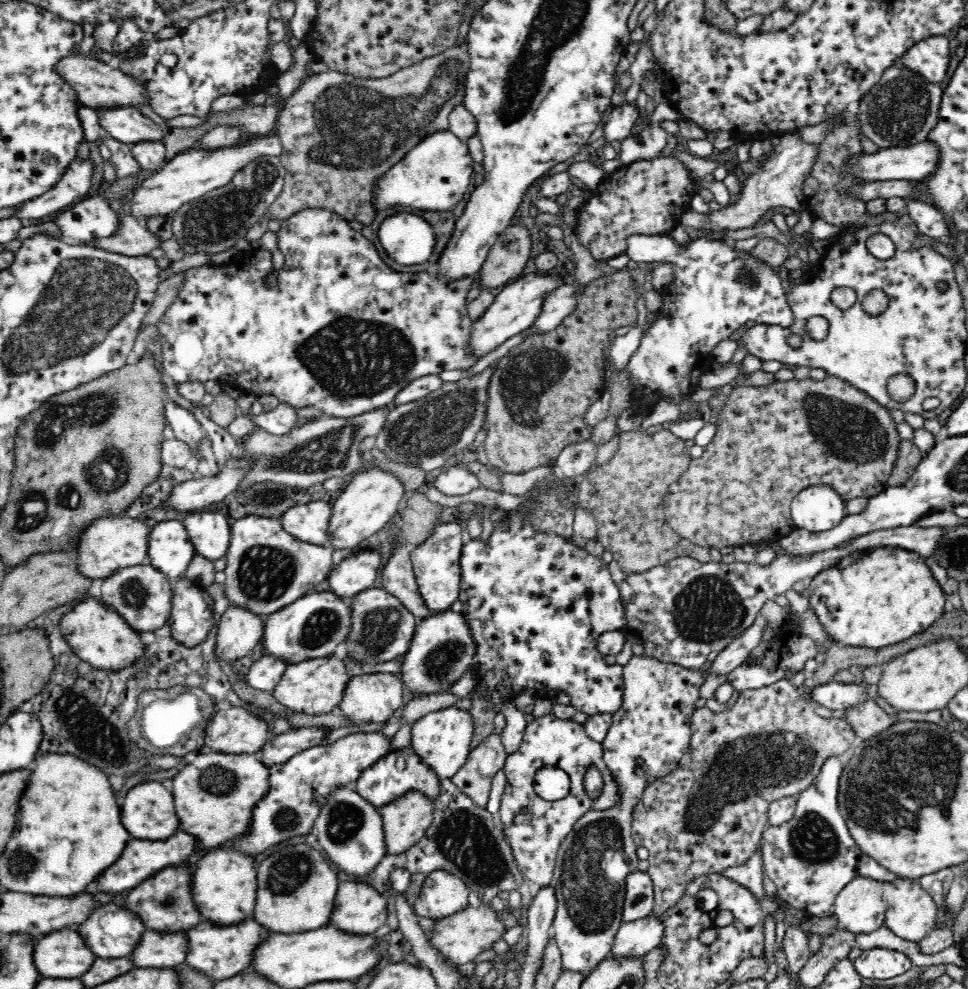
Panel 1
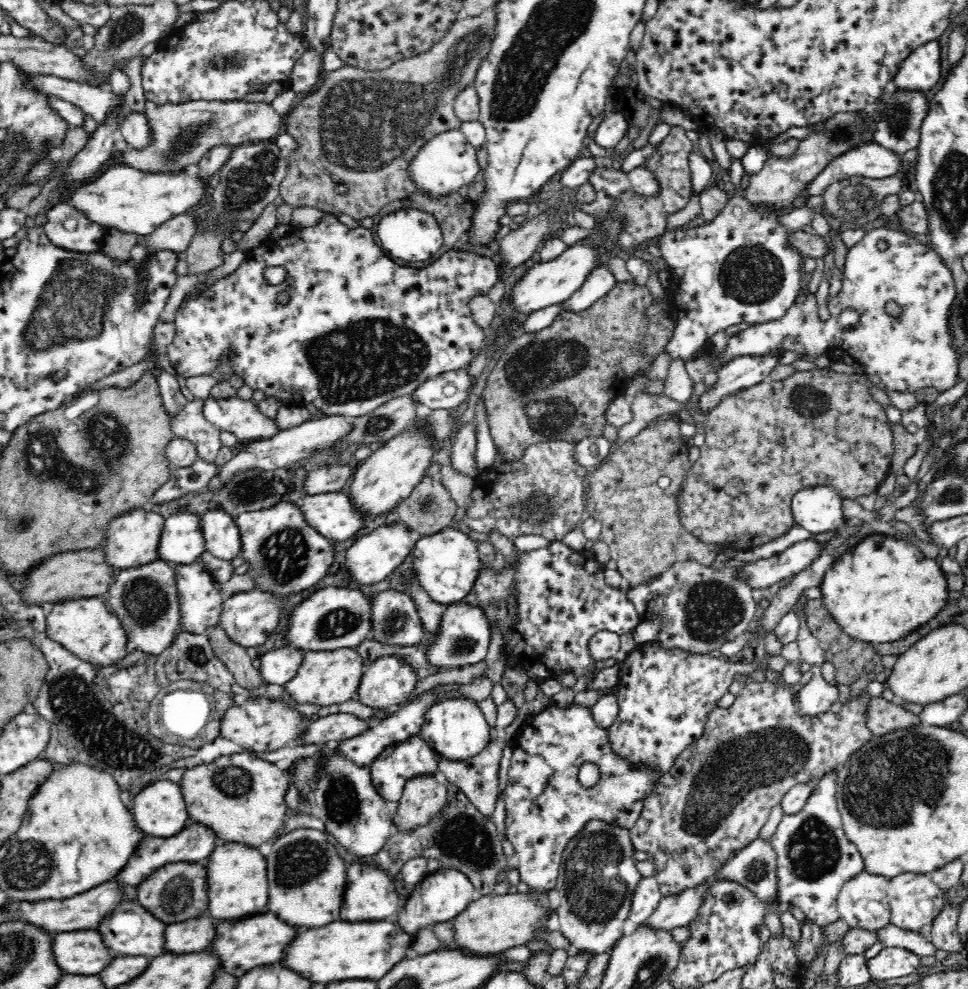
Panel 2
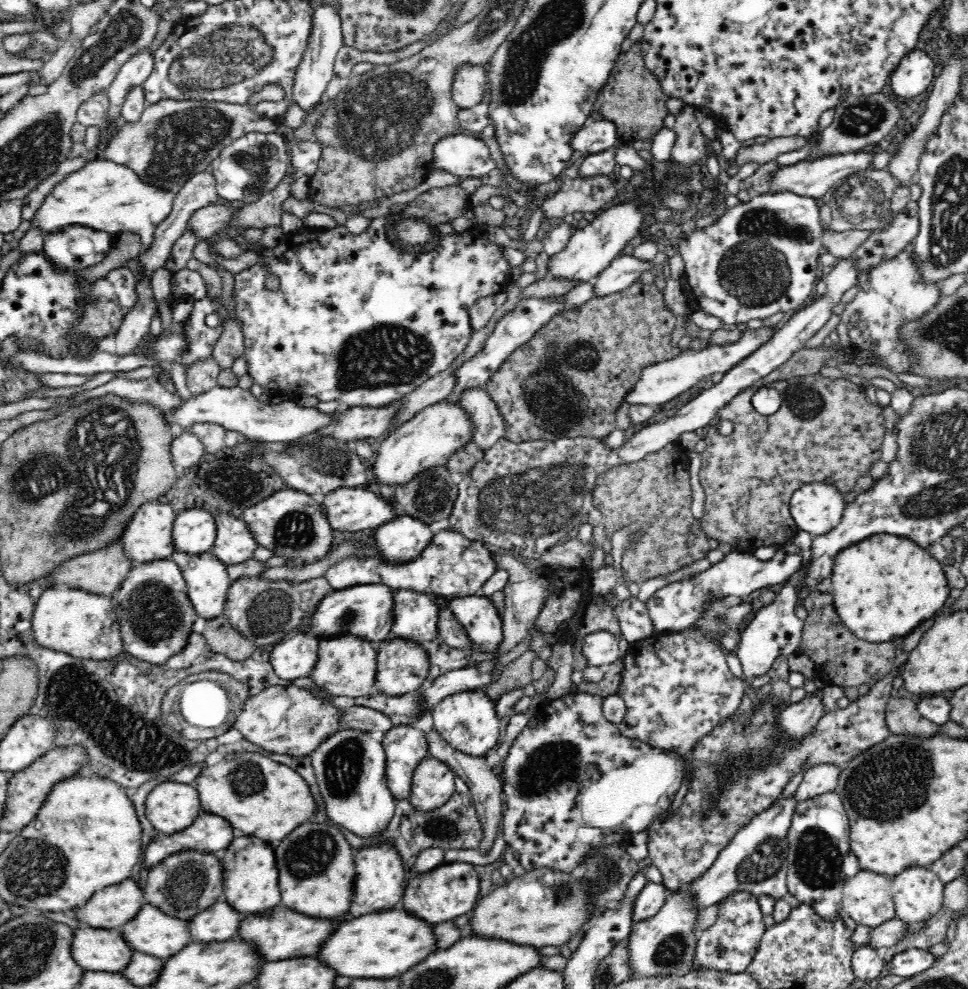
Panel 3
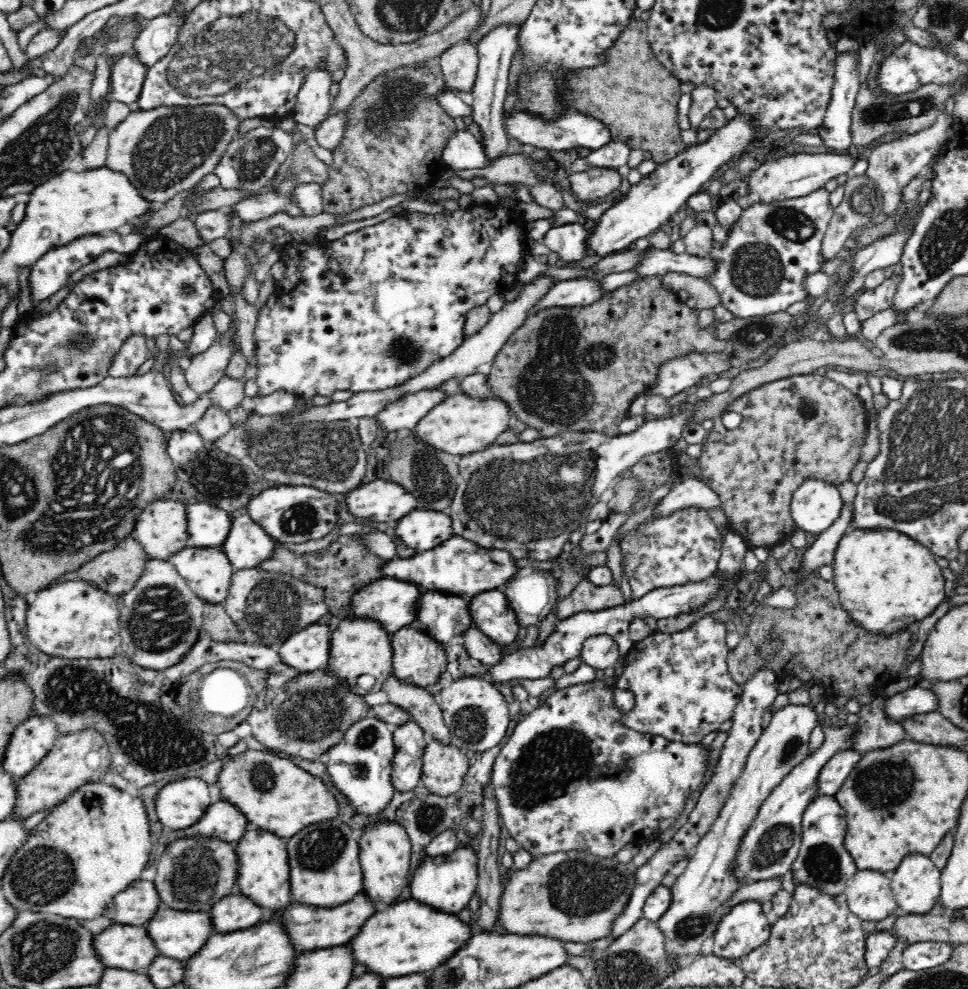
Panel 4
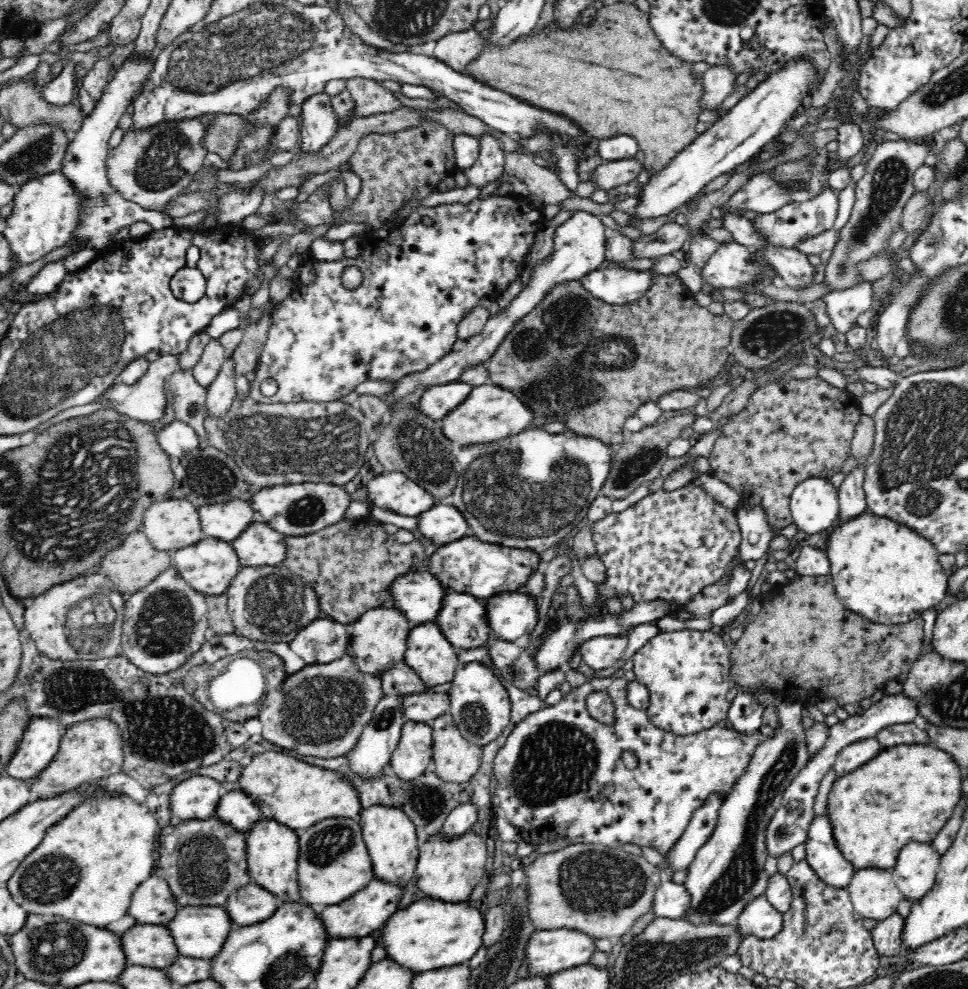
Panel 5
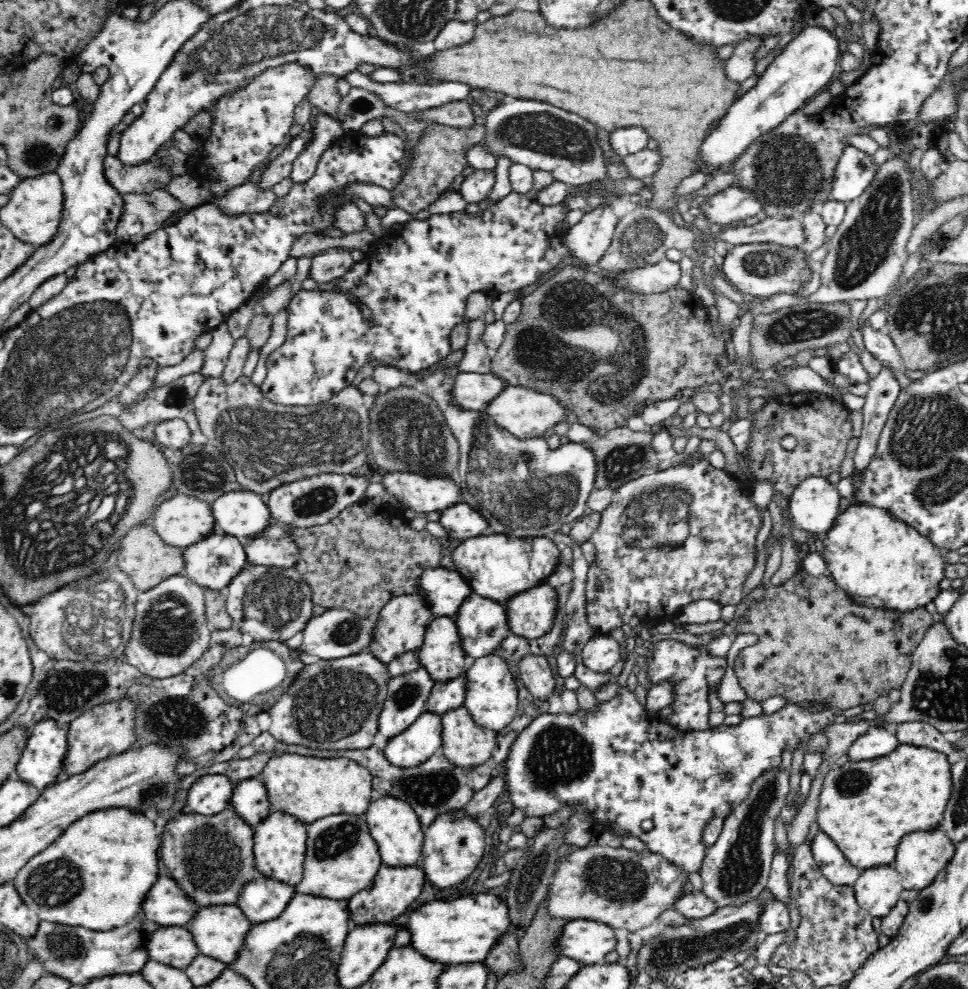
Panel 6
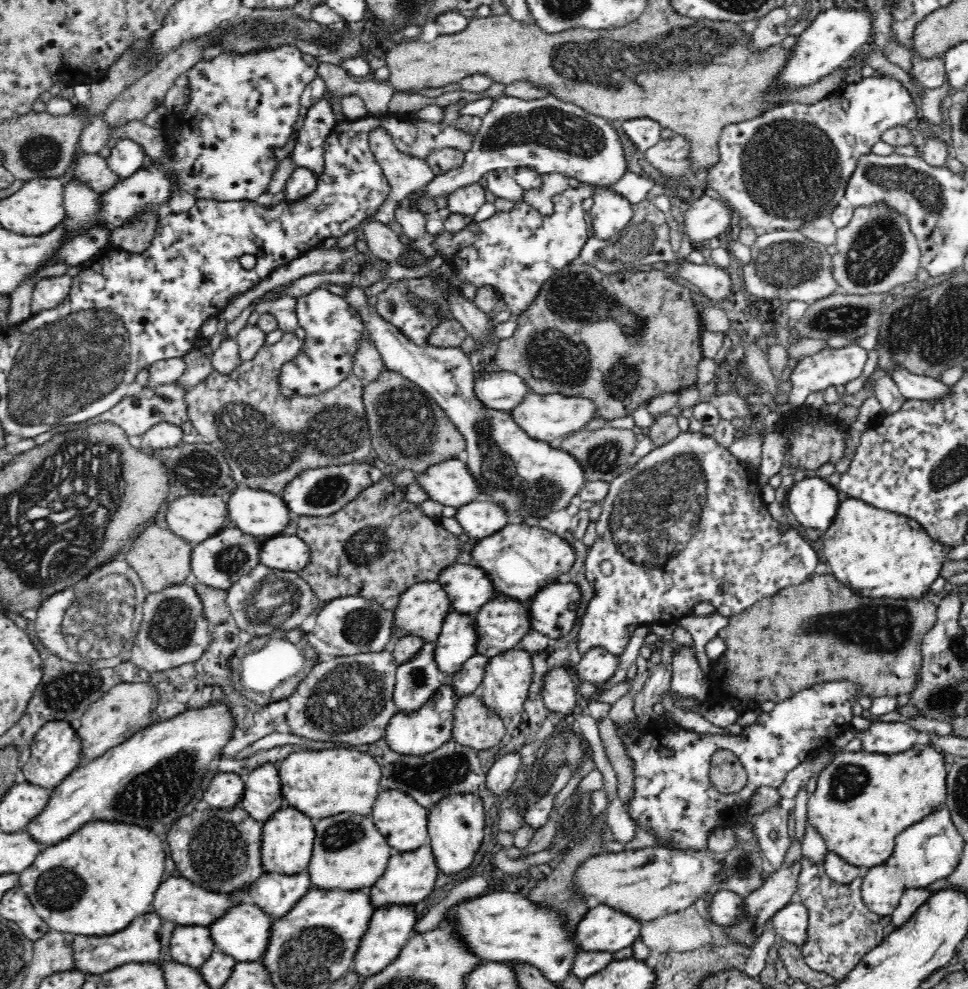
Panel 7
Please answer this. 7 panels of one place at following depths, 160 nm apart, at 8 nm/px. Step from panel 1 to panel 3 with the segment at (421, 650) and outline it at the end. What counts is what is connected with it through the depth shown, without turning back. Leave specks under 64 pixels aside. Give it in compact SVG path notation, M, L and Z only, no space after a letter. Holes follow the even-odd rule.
M479 593L450 599L447 607L470 633L474 650L490 653L500 647L504 640L503 620L490 596Z

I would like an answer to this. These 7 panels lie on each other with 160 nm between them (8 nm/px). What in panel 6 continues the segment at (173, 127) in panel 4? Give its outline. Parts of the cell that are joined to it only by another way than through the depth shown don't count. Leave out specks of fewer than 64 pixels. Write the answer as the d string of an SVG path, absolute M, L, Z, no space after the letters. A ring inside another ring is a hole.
M107 154L101 162L101 167L108 185L122 195L124 192L129 194L154 192L158 188L166 190L166 186L174 179L167 174L167 168L157 166L155 156L142 166L130 168L121 164L114 155Z

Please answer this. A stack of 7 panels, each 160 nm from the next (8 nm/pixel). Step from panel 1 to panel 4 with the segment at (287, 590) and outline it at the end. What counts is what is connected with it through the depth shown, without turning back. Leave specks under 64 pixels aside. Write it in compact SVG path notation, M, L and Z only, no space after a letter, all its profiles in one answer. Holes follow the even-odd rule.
M277 485L260 492L248 504L248 514L280 542L300 544L329 534L340 520L340 495L312 485Z

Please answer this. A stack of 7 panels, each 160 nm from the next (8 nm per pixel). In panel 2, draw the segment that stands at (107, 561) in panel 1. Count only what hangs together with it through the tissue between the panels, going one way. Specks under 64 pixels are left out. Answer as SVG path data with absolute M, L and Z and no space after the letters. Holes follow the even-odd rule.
M148 506L132 509L118 516L108 524L108 539L105 541L108 551L108 563L116 565L119 569L139 567L160 559L160 536L164 530L164 516L157 507Z

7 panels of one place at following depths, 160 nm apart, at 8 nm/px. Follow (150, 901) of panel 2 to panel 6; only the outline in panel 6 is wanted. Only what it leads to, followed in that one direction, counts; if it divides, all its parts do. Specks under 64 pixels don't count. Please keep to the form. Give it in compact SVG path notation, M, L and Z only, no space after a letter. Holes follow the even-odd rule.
M232 808L215 815L181 813L166 824L162 860L168 866L170 876L180 880L184 891L200 906L236 904L246 883L258 876L254 836L255 827Z

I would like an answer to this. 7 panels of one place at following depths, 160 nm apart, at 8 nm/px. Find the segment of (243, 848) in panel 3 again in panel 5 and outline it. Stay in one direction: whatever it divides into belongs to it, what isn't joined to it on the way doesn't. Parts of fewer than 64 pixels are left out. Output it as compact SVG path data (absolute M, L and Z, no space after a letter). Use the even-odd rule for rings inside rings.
M262 819L247 832L246 852L248 872L252 882L270 889L281 902L302 901L298 884L298 856L300 837L298 830L288 827L276 819Z

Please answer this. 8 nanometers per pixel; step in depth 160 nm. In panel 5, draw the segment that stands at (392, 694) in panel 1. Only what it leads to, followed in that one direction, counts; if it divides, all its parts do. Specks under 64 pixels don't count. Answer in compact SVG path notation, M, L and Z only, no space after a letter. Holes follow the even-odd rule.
M436 620L415 624L404 661L419 674L426 688L452 683L459 668L457 649Z

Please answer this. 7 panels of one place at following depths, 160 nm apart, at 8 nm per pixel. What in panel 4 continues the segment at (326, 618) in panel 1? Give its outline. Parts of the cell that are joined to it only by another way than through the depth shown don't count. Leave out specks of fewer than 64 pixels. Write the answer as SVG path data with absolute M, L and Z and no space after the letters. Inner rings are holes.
M383 576L380 580L364 586L361 592L352 598L352 610L348 617L374 617L380 619L380 623L384 623L384 627L394 634L402 627L413 626L416 618L418 618L418 608L420 608L420 600L424 596L426 590L414 581L398 580Z

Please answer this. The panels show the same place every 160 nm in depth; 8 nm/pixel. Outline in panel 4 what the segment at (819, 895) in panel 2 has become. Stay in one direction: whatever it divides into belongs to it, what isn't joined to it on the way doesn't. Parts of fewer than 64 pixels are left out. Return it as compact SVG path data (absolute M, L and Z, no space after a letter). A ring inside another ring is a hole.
M820 796L808 806L802 820L802 842L798 856L791 864L792 878L795 885L808 883L822 891L837 895L843 893L847 880L857 871L854 859L843 845L845 835L845 813L833 796Z

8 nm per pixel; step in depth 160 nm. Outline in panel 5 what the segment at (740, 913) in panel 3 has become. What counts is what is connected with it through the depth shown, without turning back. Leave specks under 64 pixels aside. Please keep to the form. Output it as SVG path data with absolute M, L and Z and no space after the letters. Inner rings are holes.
M763 894L747 904L737 922L745 938L756 936L761 941L776 936L784 919L783 912L776 910Z

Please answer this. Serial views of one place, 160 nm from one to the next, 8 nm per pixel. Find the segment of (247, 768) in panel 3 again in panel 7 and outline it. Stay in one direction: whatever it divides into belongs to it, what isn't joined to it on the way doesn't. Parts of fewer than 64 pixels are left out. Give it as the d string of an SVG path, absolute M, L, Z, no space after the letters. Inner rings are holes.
M328 748L294 751L278 764L286 806L294 806L314 820L345 812L368 815L380 794L382 767L358 749Z

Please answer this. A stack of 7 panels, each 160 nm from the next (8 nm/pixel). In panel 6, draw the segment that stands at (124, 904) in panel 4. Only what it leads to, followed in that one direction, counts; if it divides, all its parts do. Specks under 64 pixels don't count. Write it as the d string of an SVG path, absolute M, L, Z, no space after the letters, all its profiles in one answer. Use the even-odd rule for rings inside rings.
M162 876L144 902L144 914L148 920L162 927L184 927L192 923L201 907L204 906L188 896L174 878Z

